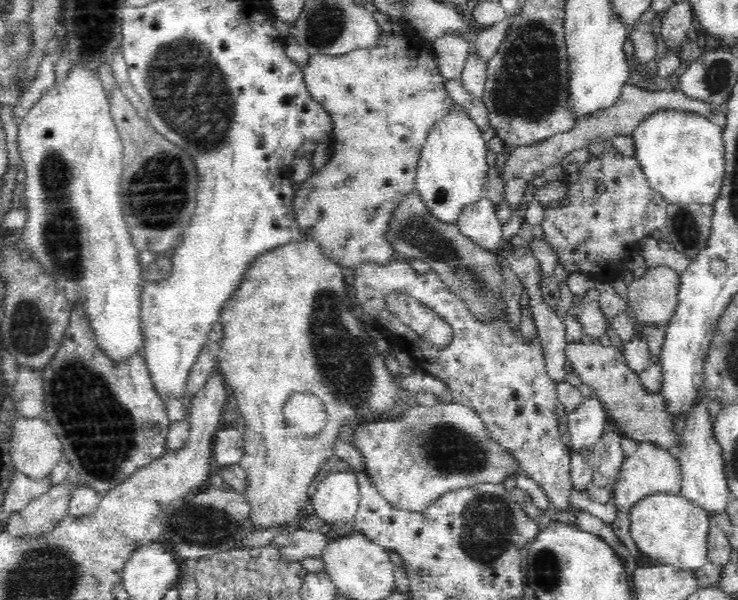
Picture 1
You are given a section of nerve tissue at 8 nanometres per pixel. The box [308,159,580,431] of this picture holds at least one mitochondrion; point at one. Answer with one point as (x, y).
(417, 231)

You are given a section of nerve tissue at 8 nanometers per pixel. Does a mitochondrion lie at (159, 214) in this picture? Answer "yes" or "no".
yes

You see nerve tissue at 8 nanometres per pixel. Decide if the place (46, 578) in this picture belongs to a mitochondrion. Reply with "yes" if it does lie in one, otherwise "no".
yes

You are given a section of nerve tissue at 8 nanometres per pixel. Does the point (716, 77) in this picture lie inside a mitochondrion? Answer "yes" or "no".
yes

